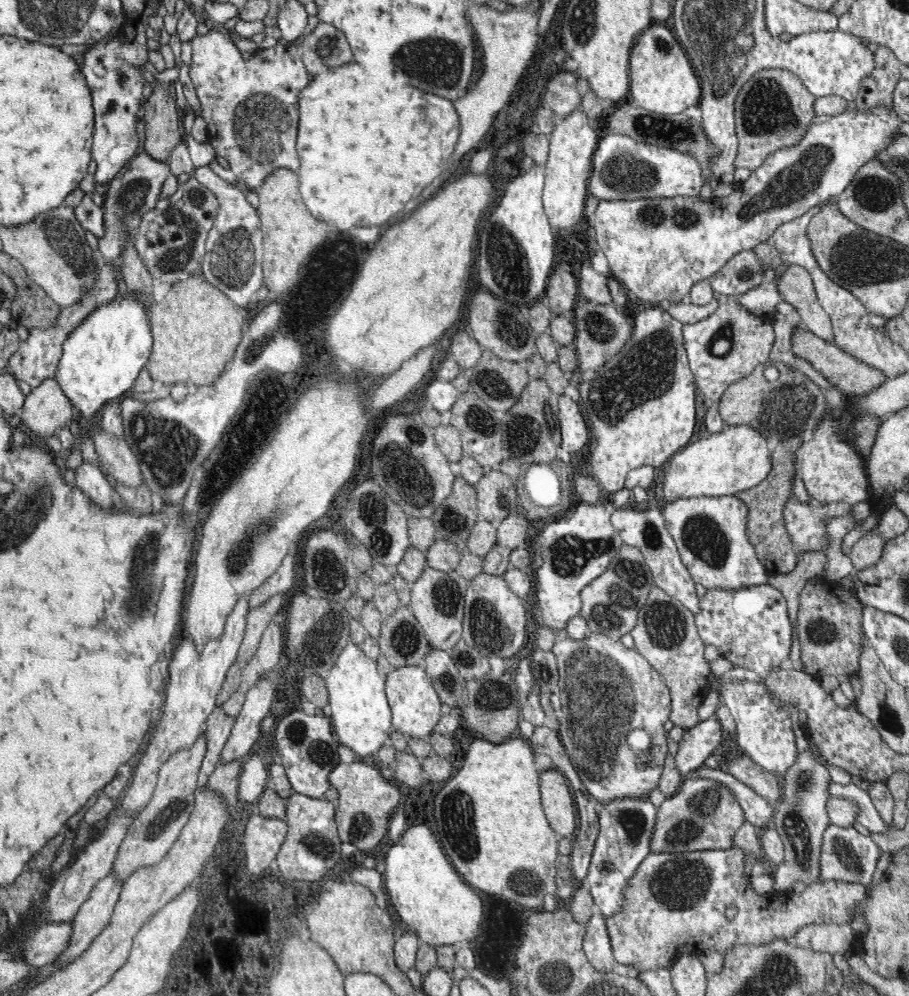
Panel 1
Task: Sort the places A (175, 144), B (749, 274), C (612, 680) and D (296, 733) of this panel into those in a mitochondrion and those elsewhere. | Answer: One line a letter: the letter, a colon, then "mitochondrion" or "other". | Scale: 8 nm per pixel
A: other
B: mitochondrion
C: mitochondrion
D: mitochondrion

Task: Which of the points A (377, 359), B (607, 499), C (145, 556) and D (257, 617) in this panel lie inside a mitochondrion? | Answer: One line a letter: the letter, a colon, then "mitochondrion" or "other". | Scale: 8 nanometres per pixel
A: other
B: other
C: mitochondrion
D: other

